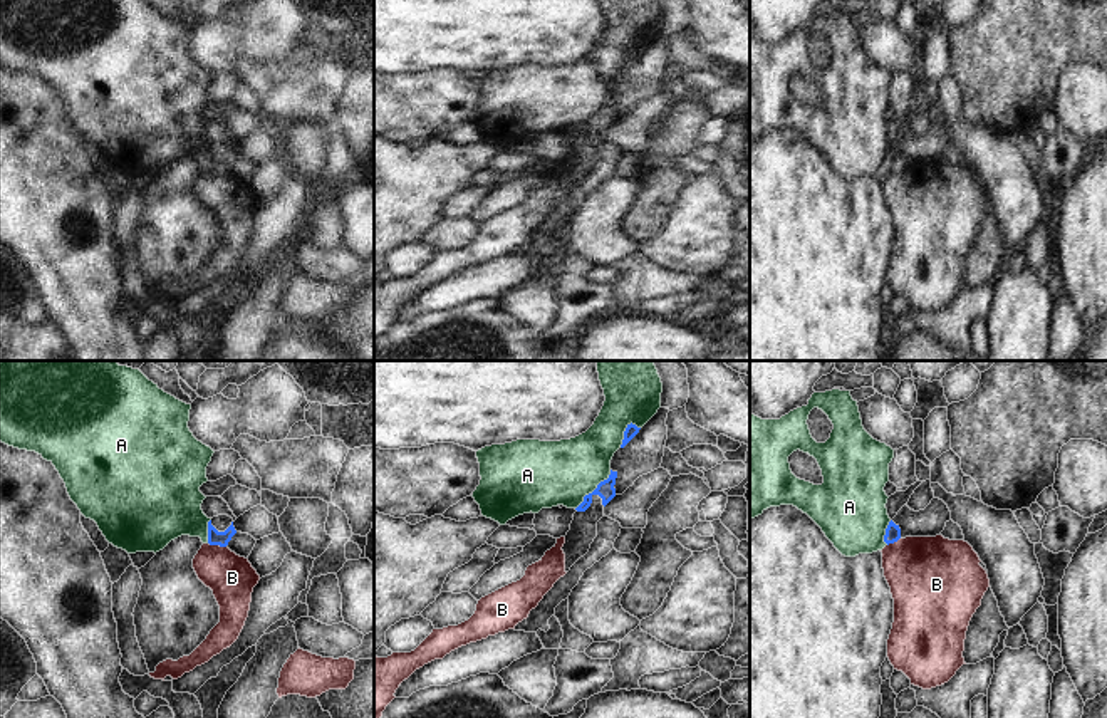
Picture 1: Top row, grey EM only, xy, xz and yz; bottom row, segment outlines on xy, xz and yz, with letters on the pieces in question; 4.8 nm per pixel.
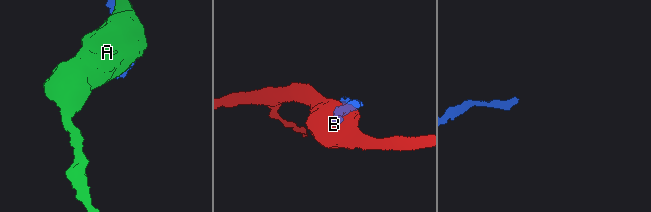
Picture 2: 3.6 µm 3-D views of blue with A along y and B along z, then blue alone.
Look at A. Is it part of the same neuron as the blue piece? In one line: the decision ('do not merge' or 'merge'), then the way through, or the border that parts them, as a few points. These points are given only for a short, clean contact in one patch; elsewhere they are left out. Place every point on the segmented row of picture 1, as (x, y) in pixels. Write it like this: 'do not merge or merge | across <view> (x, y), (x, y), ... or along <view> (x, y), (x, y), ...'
do not merge

